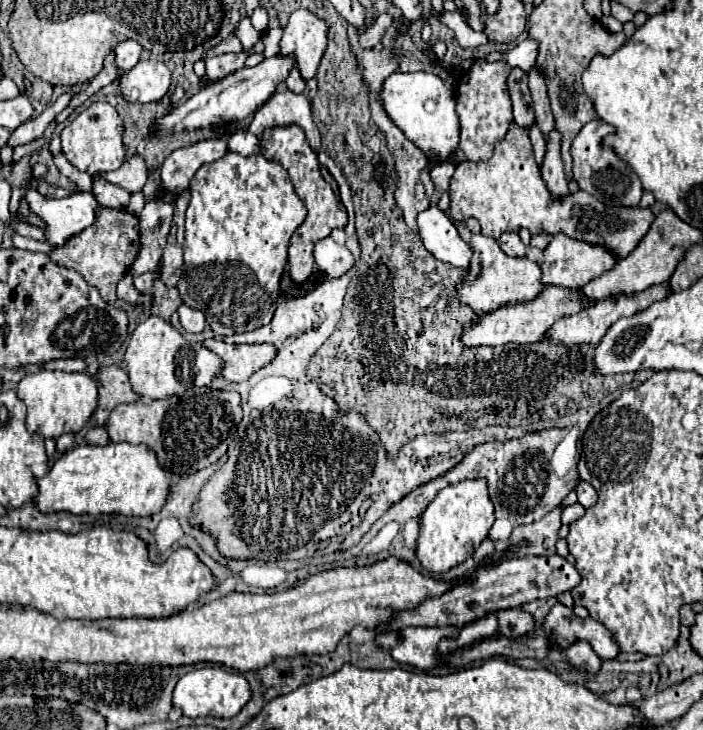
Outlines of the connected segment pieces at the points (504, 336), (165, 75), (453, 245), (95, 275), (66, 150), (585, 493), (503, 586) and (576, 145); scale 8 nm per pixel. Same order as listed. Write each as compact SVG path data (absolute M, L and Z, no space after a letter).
M549 285L535 301L531 303L517 303L517 305L505 305L499 307L491 313L485 313L479 321L469 323L461 341L467 347L477 347L477 345L505 345L505 343L535 343L547 337L547 331L559 317L569 317L575 315L591 305L591 299L579 289L563 289L557 285Z
M139 61L131 71L119 73L119 87L125 101L151 103L161 101L171 85L171 71L163 61Z
M435 205L419 213L417 217L419 235L425 249L439 261L451 263L453 267L469 267L471 247L459 237L457 227L449 219L449 215Z
M101 207L97 213L97 223L93 227L87 227L79 235L73 235L63 247L55 249L49 257L55 263L59 263L61 267L69 267L69 269L75 269L77 273L81 273L87 279L87 283L97 287L101 297L113 305L117 299L117 295L115 295L117 281L133 265L137 251L139 251L139 245L141 243L139 243L139 221L137 221L137 217L127 213L127 211Z
M93 103L91 107L83 109L63 131L61 131L61 145L63 155L67 161L77 167L79 171L85 171L89 175L97 171L115 171L125 161L125 147L123 145L123 119L109 103Z
M585 481L579 483L579 487L577 487L577 495L579 495L579 503L581 503L585 509L591 507L591 505L595 505L597 499L599 499L597 491L593 489L593 485L591 485L591 483L585 483Z
M551 555L551 557L517 557L507 559L499 565L493 565L489 569L479 569L475 575L475 581L465 581L455 585L451 591L443 593L441 597L425 599L417 609L401 611L393 621L387 625L377 627L375 631L391 631L391 629L403 629L403 627L447 627L447 625L465 625L471 623L477 617L483 617L489 611L497 609L513 609L523 603L545 599L545 597L557 597L563 591L571 591L581 581L577 569L563 557Z
M595 119L589 121L575 137L575 141L571 143L571 157L573 157L573 177L579 185L579 189L591 193L593 197L597 197L599 201L603 201L605 205L623 205L623 207L637 207L639 199L641 199L641 181L639 177L633 173L633 169L619 159L611 149L601 147L601 139L605 135L613 133L613 127Z

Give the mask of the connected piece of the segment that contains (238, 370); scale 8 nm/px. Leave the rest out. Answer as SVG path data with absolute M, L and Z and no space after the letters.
M207 339L203 345L223 359L221 377L229 381L247 381L277 355L275 345L227 345L217 339Z

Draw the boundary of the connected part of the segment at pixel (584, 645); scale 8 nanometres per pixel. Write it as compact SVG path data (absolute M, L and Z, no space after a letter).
M577 641L573 643L567 651L565 657L569 661L569 665L577 671L587 671L587 673L595 673L599 671L601 659L595 655L595 651L591 649L591 645L587 641Z

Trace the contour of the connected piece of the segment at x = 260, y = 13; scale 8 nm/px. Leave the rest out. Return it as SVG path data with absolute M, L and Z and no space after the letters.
M259 5L259 7L253 11L251 21L253 21L253 27L255 27L257 31L265 31L265 29L267 29L267 23L269 23L269 13L267 13L267 9Z

